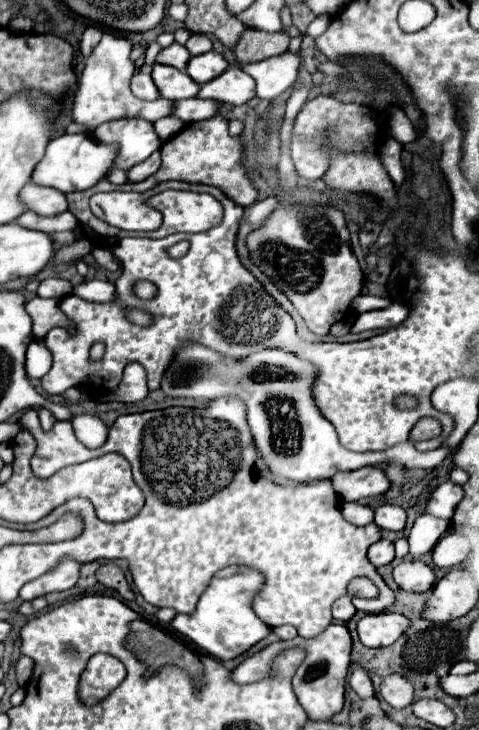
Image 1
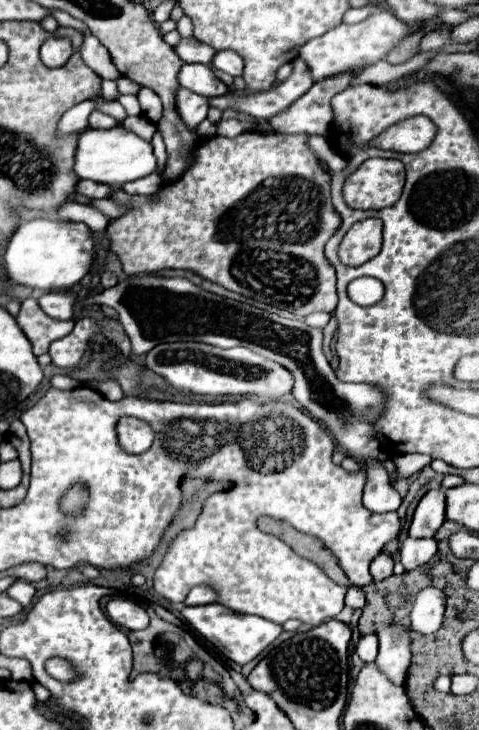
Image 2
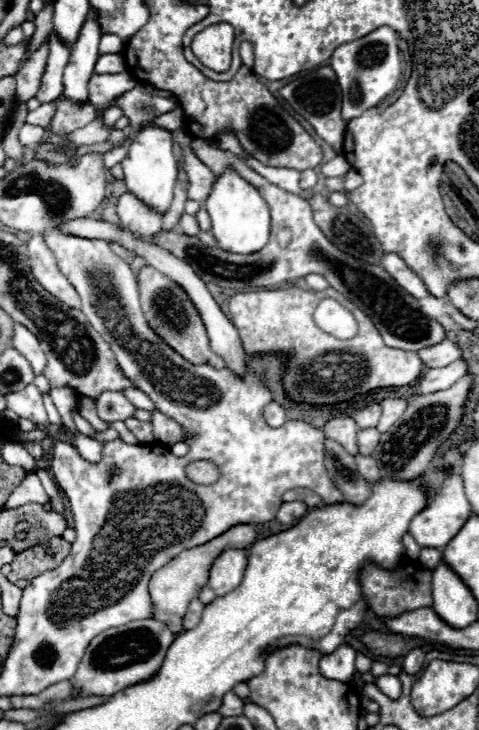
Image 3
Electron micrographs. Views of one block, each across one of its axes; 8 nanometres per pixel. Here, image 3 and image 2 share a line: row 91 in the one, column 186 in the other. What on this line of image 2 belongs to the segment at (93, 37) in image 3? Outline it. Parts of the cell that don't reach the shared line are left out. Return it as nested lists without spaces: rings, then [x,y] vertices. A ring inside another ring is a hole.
[[[184,64],[178,72],[178,82],[180,86],[202,96],[222,96],[228,92],[228,86],[204,64]]]

